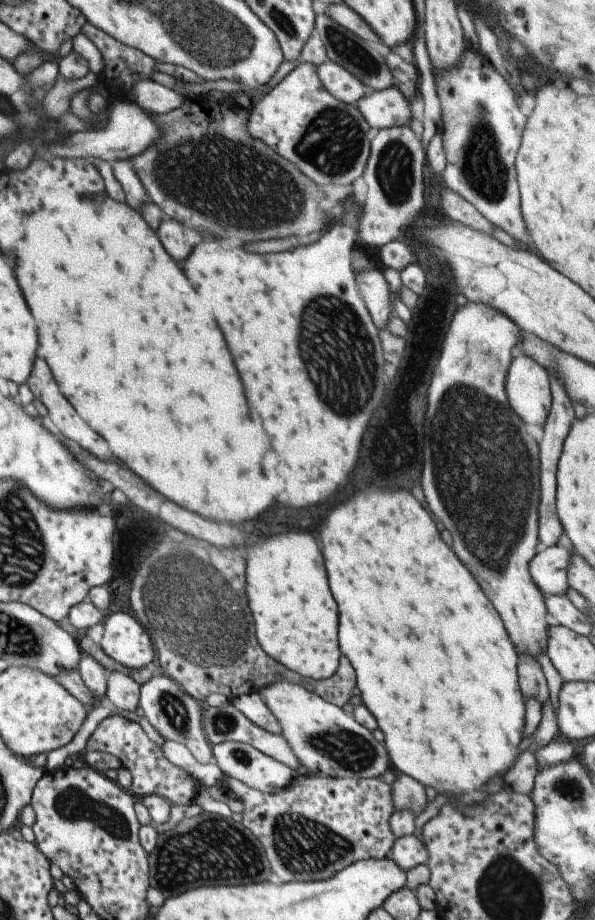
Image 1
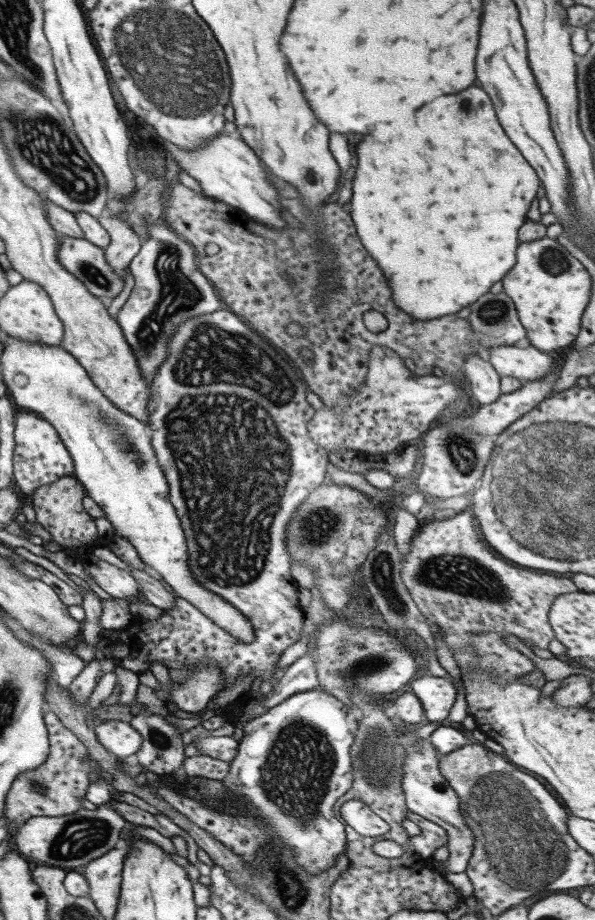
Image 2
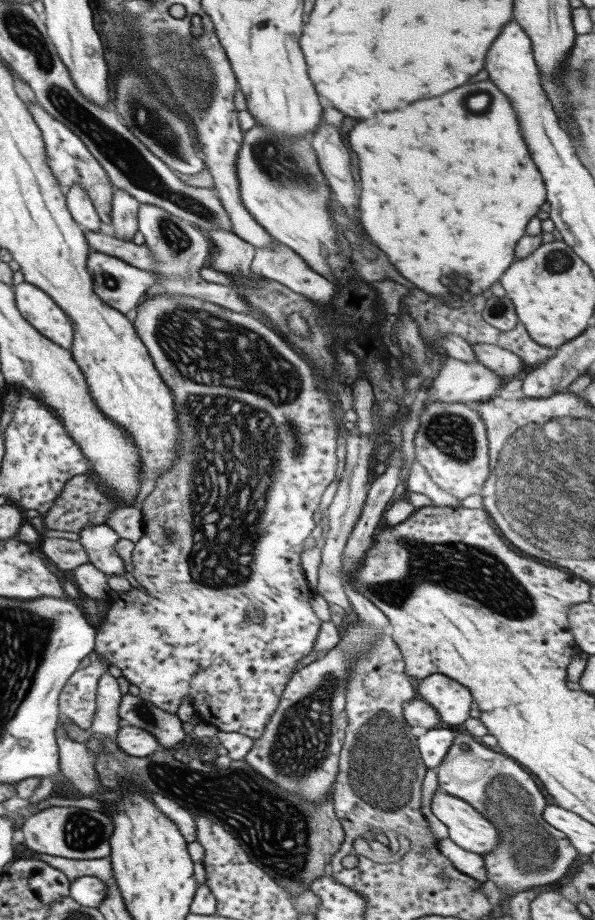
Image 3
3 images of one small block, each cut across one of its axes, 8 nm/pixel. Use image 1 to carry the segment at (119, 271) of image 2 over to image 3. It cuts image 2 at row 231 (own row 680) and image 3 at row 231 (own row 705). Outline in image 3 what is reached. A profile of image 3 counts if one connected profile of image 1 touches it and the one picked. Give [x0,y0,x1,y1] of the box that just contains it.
[111,189,140,242]

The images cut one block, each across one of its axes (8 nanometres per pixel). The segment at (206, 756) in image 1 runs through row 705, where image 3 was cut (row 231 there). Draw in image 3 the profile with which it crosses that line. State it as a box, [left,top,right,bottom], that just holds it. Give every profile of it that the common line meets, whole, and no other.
[137,204,268,325]

